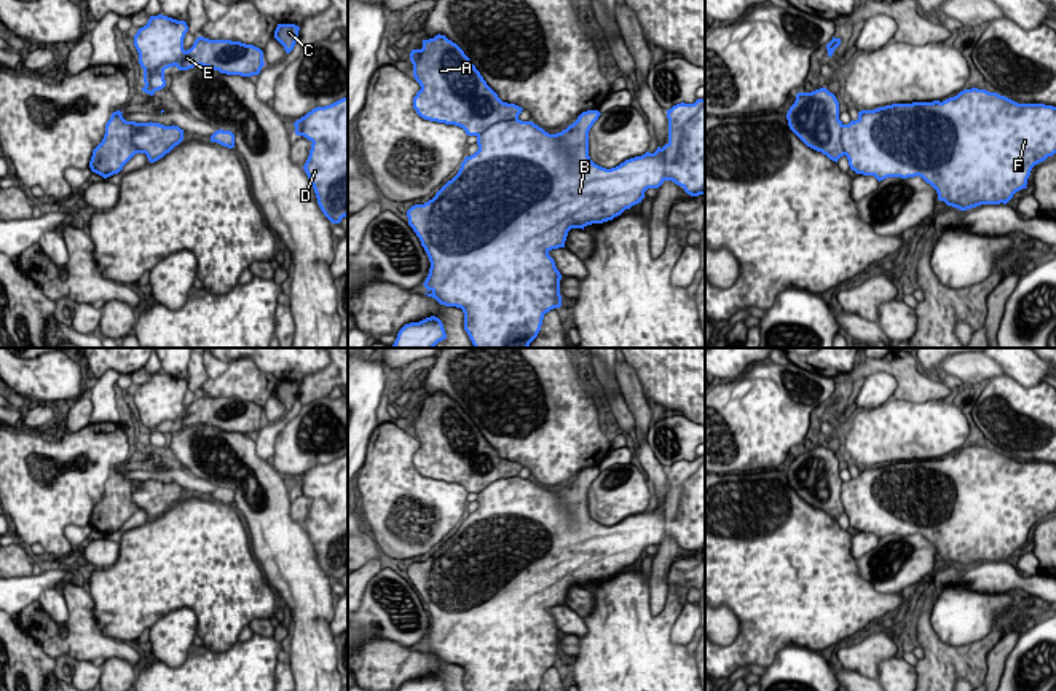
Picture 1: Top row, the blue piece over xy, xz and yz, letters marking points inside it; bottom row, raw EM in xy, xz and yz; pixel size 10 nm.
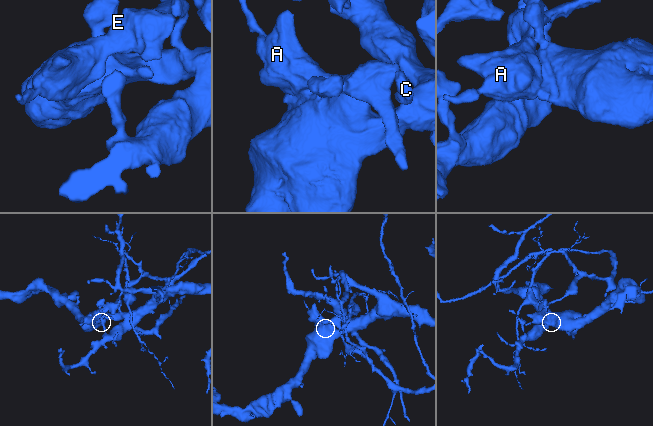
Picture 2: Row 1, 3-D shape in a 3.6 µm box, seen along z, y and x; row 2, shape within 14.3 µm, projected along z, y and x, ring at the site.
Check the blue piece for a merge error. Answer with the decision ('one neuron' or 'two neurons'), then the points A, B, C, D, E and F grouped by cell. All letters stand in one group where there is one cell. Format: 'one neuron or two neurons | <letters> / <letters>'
one neuron | A B C D E F

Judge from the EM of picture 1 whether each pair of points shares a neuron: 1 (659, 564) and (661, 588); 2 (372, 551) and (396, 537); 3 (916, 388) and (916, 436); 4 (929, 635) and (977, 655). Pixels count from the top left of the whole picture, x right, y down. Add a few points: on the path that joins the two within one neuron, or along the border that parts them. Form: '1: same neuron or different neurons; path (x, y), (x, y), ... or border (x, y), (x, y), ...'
1: same neuron; path (659, 570), (659, 581)
2: different neurons; border (375, 543), (382, 552)
3: different neurons; border (895, 398), (908, 401), (949, 399)
4: same neuron; path (938, 648), (945, 655), (964, 655)

